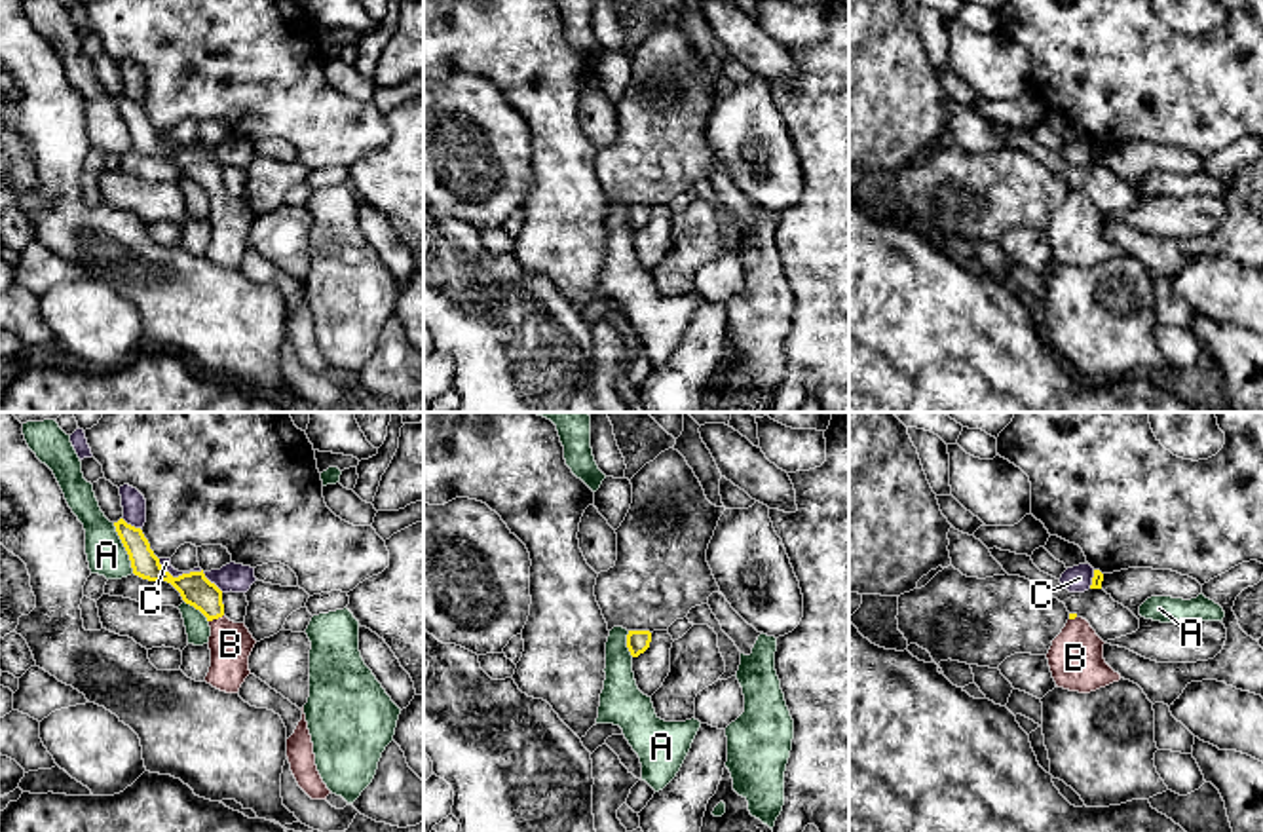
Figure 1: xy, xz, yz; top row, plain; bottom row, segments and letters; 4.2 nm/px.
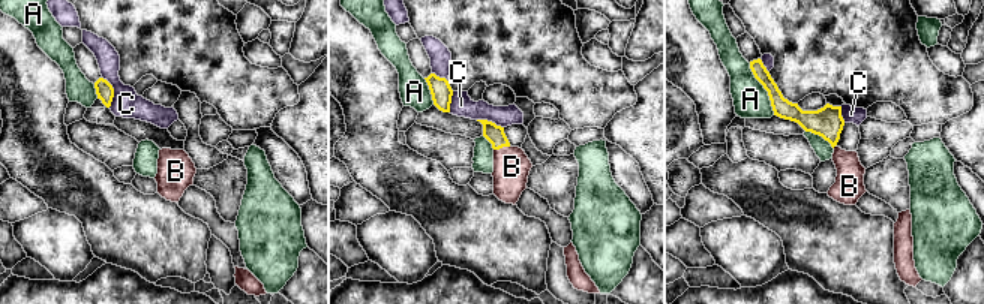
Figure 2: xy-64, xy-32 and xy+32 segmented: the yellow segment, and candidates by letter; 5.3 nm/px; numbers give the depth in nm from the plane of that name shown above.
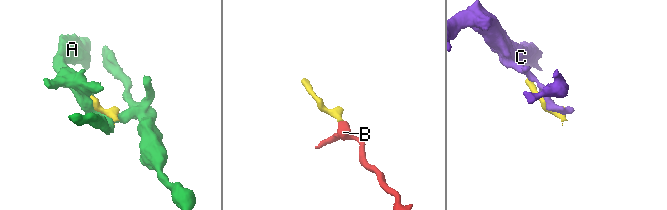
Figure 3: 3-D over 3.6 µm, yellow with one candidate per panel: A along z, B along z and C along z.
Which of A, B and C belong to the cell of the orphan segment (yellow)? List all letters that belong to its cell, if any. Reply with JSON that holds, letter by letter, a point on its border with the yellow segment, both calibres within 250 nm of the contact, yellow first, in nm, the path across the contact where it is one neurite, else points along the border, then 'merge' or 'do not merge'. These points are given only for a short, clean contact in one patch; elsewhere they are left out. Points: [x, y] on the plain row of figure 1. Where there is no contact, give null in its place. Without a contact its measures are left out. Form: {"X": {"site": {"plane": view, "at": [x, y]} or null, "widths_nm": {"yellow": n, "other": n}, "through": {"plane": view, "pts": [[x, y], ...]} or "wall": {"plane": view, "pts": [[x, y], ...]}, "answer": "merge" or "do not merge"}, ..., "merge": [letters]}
{"A": {"site": {"plane": "xy", "at": [124, 120]}, "widths_nm": {"yellow": 120, "other": 160}, "answer": "do not merge"}, "B": {"site": {"plane": "xy", "at": [215, 192]}, "widths_nm": {"yellow": 140, "other": 180}, "through": {"plane": "xy", "pts": [[194, 162], [209, 177], [215, 192], [230, 219]]}, "answer": "merge"}, "C": {"site": {"plane": "xy", "at": [188, 149]}, "widths_nm": {"yellow": 140, "other": 50}, "answer": "do not merge"}, "merge": ["B"]}

